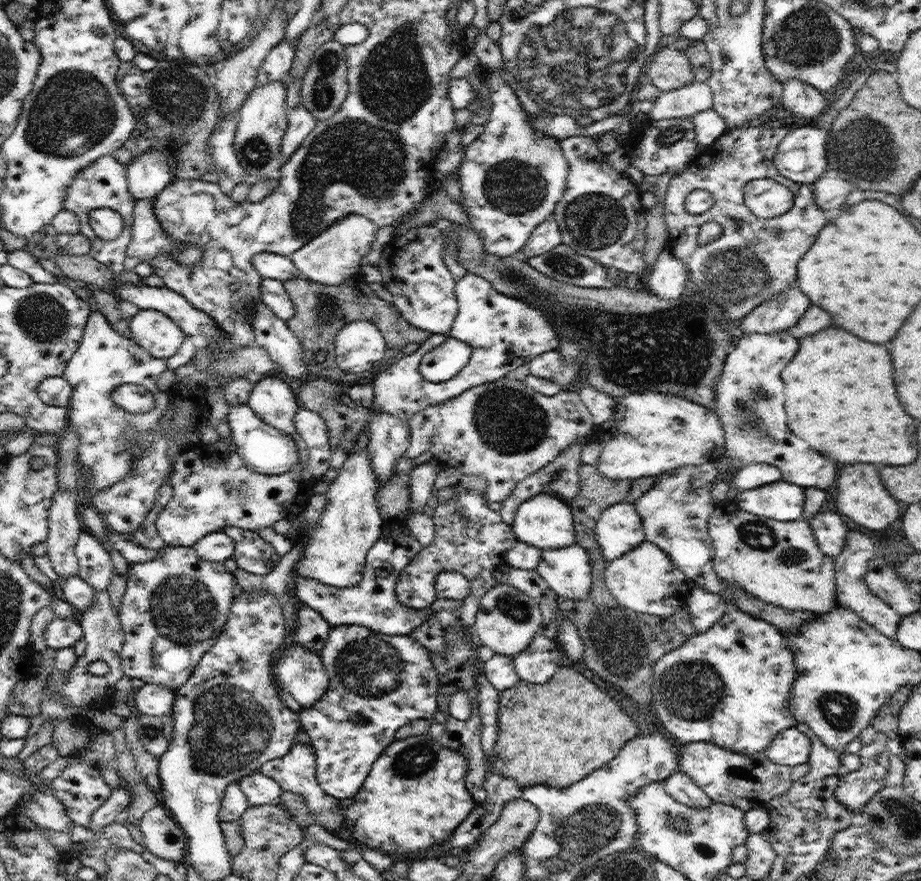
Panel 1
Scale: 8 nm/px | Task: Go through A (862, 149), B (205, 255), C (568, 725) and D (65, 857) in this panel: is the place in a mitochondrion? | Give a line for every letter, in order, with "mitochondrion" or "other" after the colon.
A: mitochondrion
B: other
C: other
D: other

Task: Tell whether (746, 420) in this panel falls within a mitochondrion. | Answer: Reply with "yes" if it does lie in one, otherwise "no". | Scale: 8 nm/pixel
yes

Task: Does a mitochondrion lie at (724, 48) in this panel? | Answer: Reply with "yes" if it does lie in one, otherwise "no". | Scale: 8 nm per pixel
no

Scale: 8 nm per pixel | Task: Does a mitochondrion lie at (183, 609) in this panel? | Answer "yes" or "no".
yes

